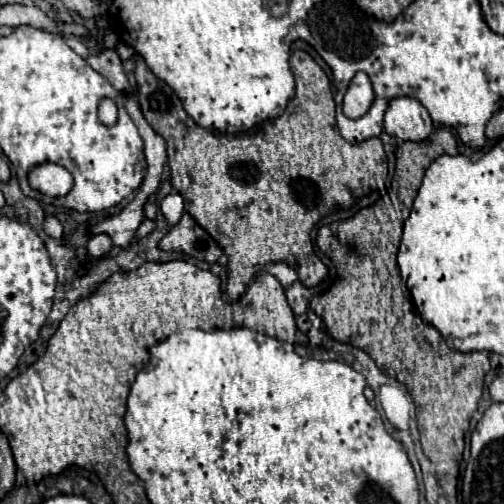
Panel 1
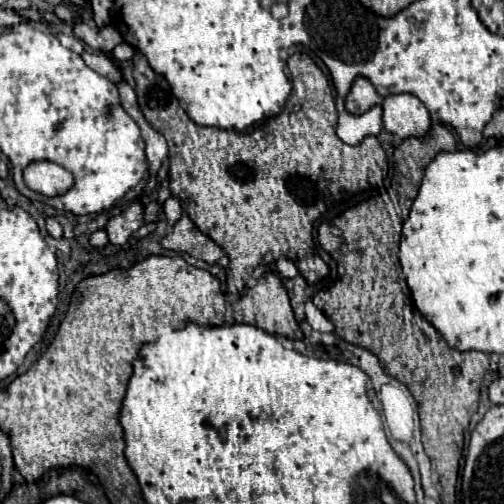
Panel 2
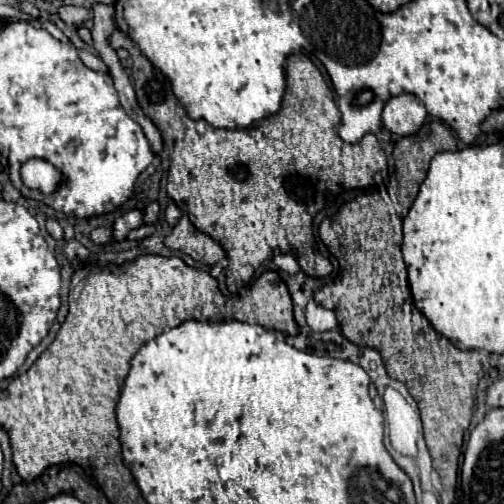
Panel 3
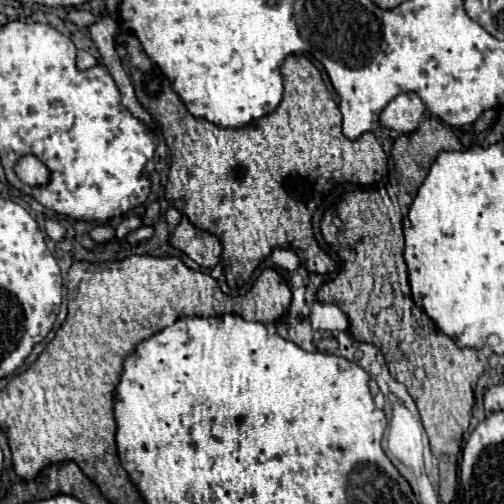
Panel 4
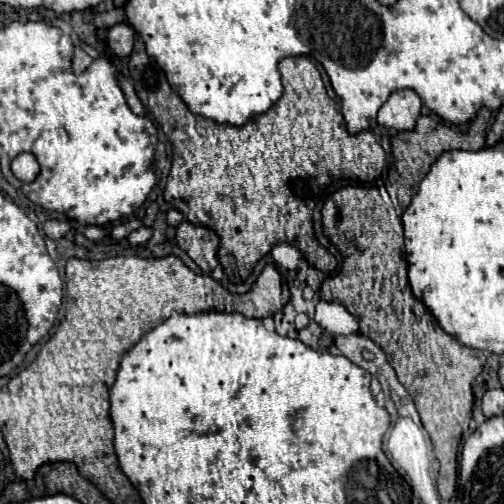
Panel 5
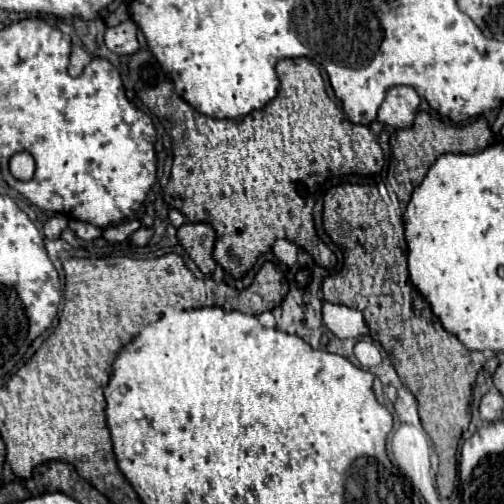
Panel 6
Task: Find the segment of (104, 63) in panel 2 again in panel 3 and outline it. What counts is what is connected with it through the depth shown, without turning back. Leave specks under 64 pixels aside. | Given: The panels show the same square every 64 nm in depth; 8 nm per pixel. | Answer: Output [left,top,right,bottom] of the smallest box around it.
[80,50,108,72]

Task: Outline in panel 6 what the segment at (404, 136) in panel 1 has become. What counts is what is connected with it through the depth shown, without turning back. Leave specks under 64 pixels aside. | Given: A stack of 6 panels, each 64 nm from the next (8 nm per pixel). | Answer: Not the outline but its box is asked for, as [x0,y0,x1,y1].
[378,86,420,128]

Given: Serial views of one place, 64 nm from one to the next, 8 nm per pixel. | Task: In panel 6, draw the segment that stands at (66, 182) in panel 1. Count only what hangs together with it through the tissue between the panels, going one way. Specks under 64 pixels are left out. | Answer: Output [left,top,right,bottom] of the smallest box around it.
[9,152,35,180]

